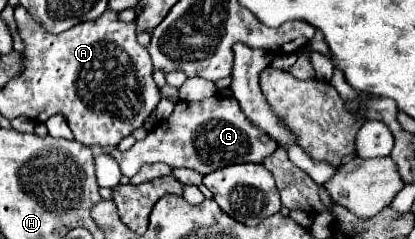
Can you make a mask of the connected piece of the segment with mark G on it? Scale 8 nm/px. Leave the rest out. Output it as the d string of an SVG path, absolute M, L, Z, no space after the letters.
M214 95L204 101L178 101L168 121L158 123L142 141L136 141L132 149L120 153L114 151L114 159L120 163L122 175L134 177L144 163L168 163L170 167L188 167L206 175L214 169L234 163L262 163L276 151L276 141L256 129L242 113L234 97Z

